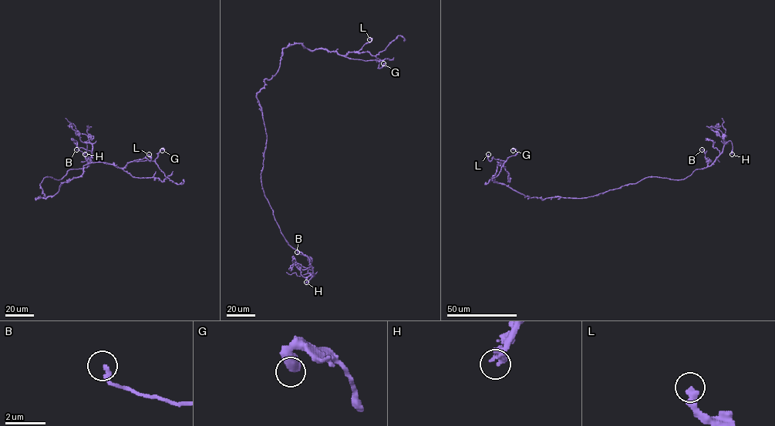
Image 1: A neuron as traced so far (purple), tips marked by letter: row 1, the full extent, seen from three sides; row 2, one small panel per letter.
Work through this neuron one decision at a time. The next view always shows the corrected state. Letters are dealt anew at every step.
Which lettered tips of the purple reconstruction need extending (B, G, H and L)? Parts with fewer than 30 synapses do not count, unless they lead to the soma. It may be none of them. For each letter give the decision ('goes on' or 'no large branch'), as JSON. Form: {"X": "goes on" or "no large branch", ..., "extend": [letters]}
{"B": "no large branch", "G": "no large branch", "H": "goes on", "L": "no large branch", "extend": ["H"]}

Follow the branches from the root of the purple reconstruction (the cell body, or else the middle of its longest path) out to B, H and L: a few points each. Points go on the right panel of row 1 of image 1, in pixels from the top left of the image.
B: (565, 197), (598, 196), (636, 183), (648, 176), (683, 179), (695, 169), (708, 166), (704, 152), (702, 149)
H: (565, 197), (598, 196), (648, 176), (683, 179), (695, 169), (710, 166), (730, 140), (732, 154)
L: (565, 197), (528, 199), (495, 182), (493, 176), (498, 162), (504, 167), (500, 159), (490, 160), (488, 154)

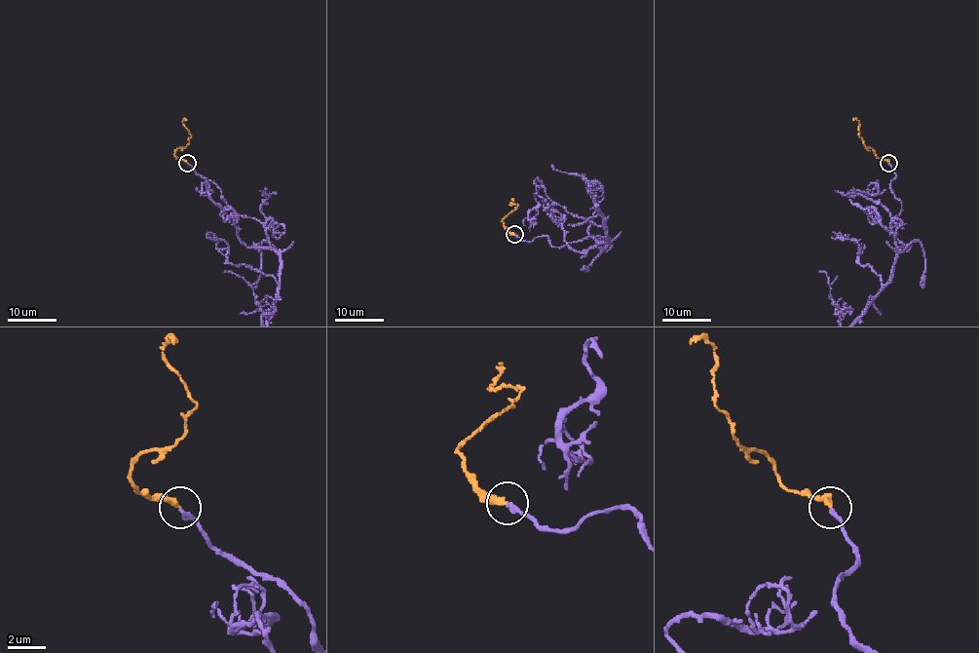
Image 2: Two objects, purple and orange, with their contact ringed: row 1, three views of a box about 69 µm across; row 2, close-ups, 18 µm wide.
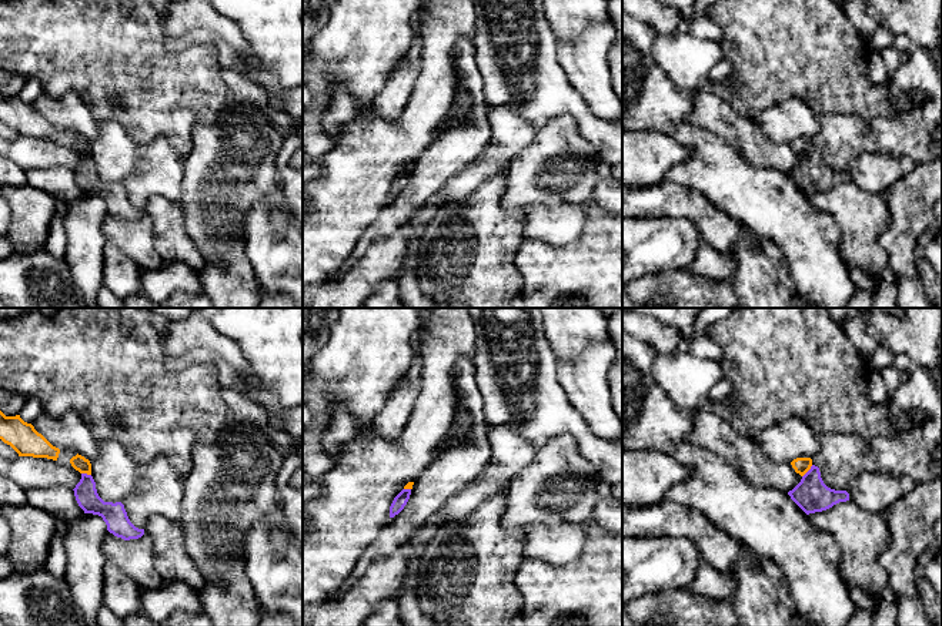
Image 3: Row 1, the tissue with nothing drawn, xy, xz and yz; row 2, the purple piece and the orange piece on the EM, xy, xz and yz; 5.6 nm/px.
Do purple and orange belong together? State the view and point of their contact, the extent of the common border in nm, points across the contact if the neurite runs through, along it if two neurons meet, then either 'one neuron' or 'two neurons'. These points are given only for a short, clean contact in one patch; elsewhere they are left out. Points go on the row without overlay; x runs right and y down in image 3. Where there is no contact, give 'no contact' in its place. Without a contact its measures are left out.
contact yz (808, 151); length 90 nm; way yz (811, 174), (808, 151), (801, 146); one neuron

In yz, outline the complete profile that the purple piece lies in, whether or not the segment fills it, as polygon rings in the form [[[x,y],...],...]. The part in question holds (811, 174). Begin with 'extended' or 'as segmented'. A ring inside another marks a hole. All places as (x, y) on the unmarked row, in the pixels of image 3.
extended; [[[796,138],[791,145],[802,160],[788,175],[806,195],[849,181],[846,171],[835,171],[824,164],[819,148],[812,144],[811,138]]]

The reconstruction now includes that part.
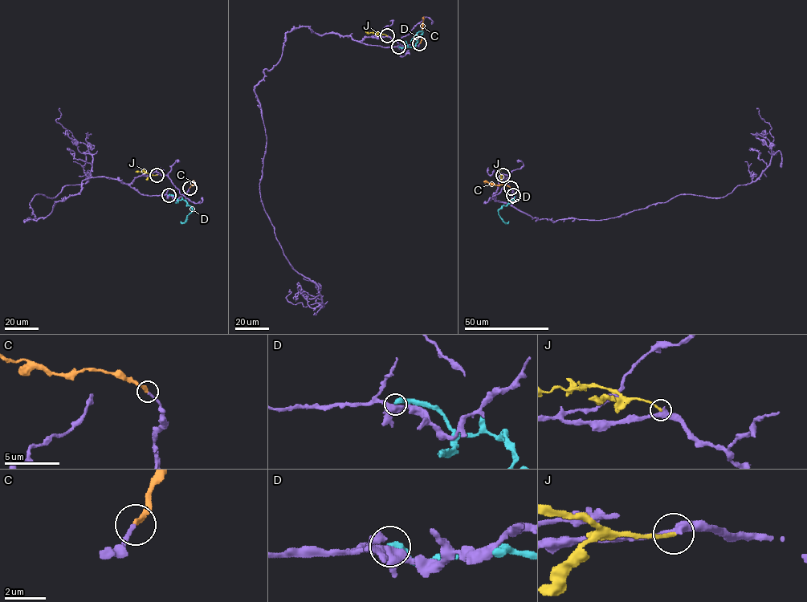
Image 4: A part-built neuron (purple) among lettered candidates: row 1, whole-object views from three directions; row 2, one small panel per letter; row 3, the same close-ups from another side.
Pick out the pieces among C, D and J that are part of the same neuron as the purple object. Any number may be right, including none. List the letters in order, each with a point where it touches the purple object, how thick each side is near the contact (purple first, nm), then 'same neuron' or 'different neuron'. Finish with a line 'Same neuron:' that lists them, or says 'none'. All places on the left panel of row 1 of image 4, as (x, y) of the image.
C: (189, 188) | 200/240 nm | same neuron
D: (169, 195) | 400/460 nm | different neuron
J: (156, 175) | 420/190 nm | different neuron
Same neuron: C

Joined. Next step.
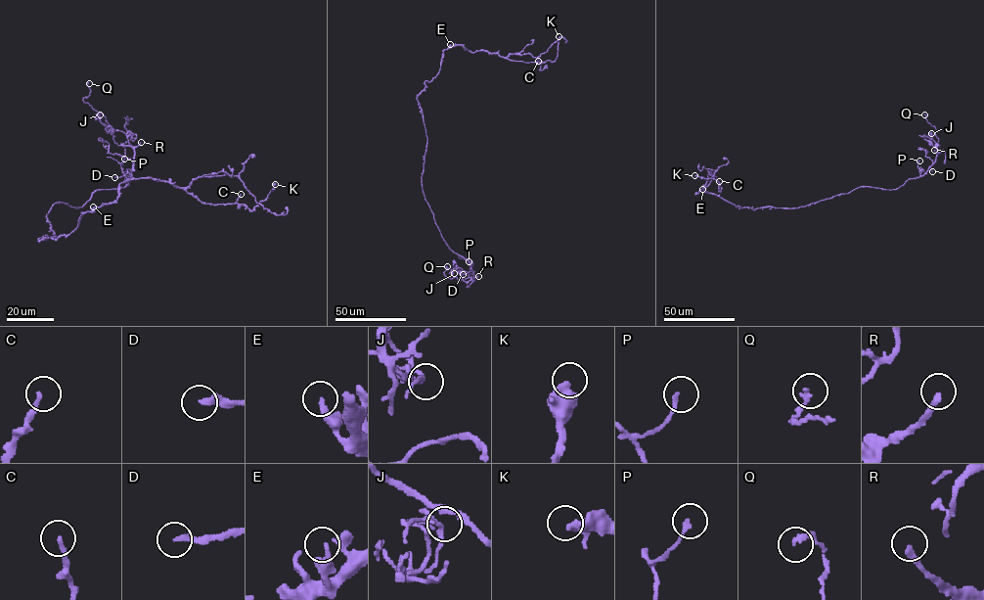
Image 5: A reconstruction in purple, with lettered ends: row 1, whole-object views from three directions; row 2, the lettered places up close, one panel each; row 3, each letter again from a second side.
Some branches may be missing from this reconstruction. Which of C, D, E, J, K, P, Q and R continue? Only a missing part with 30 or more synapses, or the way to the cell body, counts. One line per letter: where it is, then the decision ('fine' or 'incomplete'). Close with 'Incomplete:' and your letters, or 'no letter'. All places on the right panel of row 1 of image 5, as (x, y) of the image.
C: at (719, 181); fine
D: at (932, 171); fine
E: at (702, 189); fine
J: at (931, 133); fine
K: at (694, 175); fine
P: at (919, 161); fine
Q: at (924, 115); fine
R: at (934, 150); fine
Incomplete: no letter

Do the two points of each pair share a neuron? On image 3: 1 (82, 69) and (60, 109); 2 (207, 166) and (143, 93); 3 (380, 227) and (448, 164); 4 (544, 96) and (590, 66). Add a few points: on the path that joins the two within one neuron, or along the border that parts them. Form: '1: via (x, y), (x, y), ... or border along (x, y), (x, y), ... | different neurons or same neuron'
1: border along (43, 91), (54, 97), (74, 91), (93, 116) | different neurons
2: border along (199, 121), (193, 130), (193, 146), (186, 157) | different neurons
3: via (397, 211), (431, 177) | same neuron
4: border along (555, 49), (555, 57), (567, 80), (588, 107) | different neurons

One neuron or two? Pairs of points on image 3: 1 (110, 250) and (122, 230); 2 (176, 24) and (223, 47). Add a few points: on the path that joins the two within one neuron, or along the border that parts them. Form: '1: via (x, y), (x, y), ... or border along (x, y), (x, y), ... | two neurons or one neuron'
1: border along (106, 241), (117, 245), (139, 265) | two neurons
2: border along (221, 36), (207, 30), (190, 29), (167, 39) | two neurons

